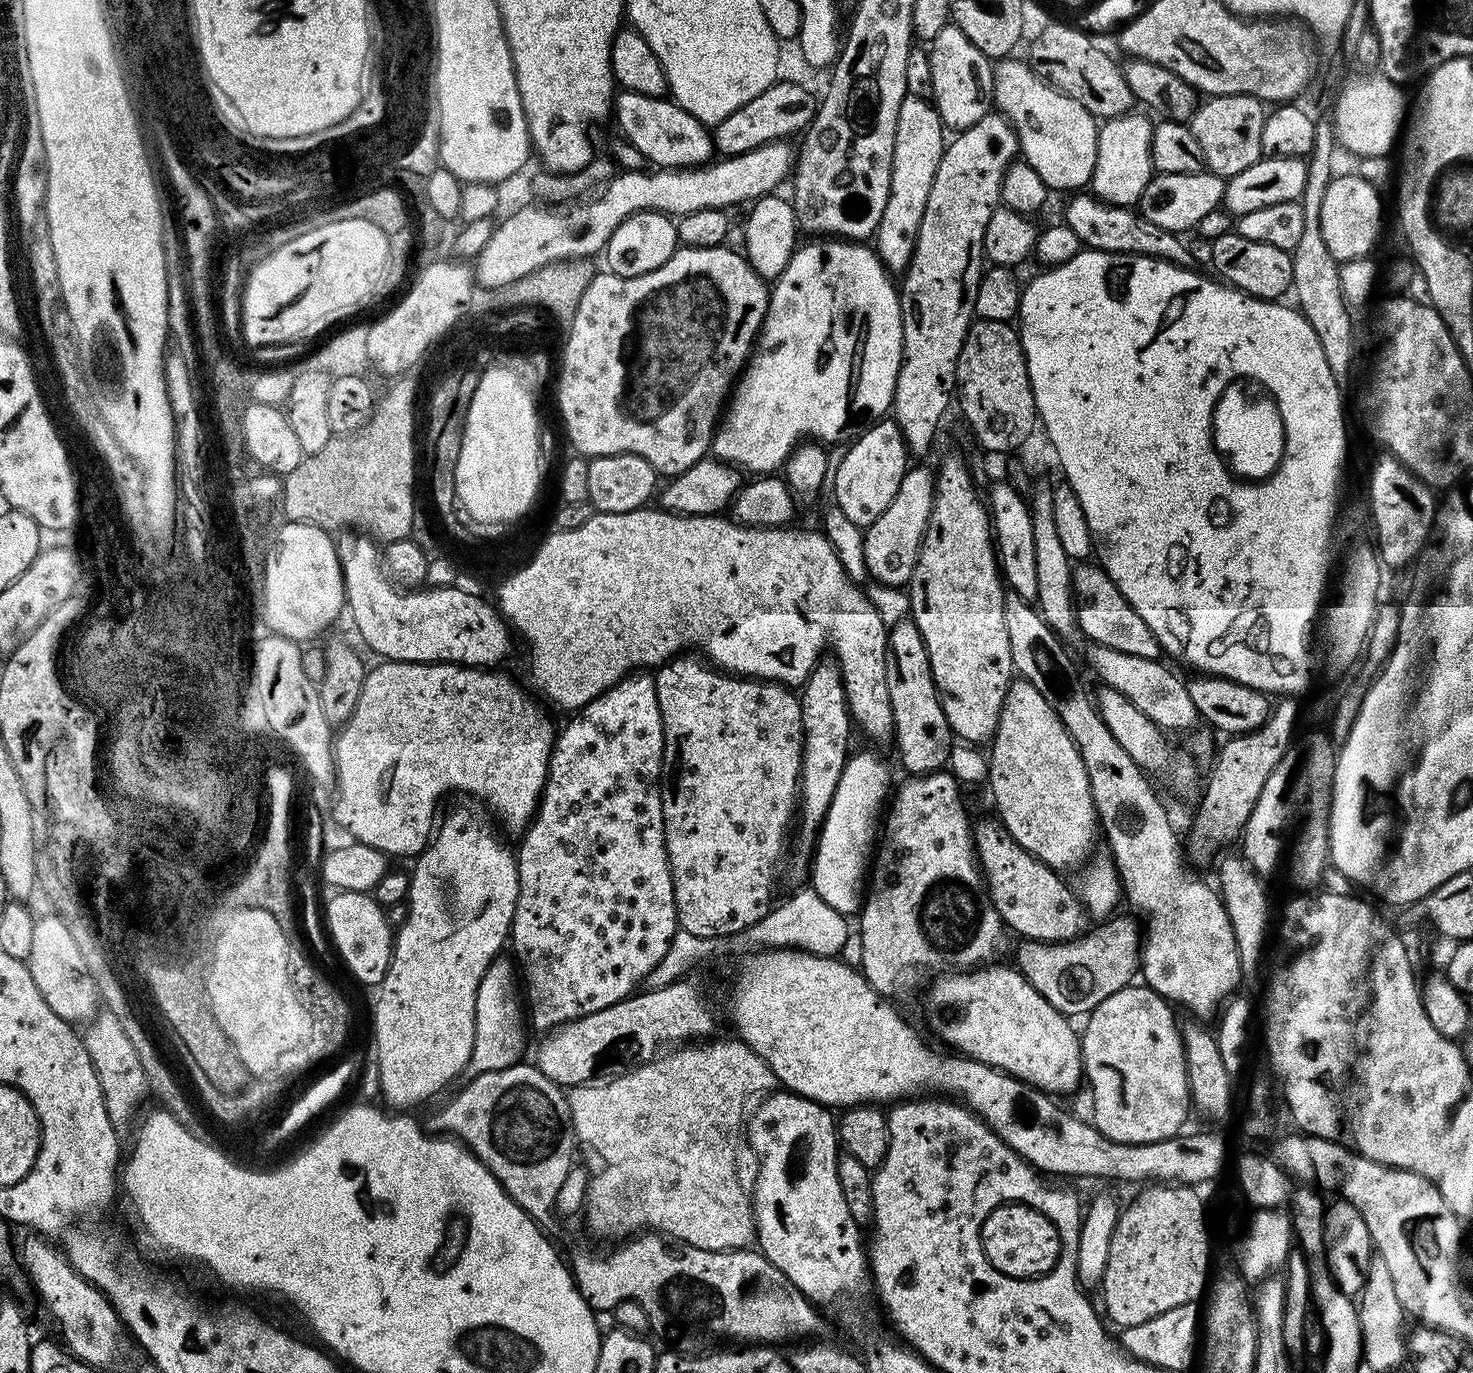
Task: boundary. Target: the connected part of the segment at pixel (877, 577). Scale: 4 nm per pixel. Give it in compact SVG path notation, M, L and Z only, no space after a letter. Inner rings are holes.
M912 466L902 478L894 501L886 508L885 514L869 524L864 532L863 550L869 577L879 584L905 587L913 574L921 539L929 522L935 492L935 473L930 467Z

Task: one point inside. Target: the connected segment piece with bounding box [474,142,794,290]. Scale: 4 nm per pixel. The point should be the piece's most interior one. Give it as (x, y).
(536, 236)

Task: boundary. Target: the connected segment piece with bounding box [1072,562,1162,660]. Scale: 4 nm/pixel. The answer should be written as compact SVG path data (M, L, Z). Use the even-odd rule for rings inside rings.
M1084 562L1072 573L1072 591L1076 597L1076 622L1079 631L1085 632L1093 644L1110 646L1110 650L1122 650L1122 654L1135 654L1137 658L1160 660L1162 649L1158 638L1142 622L1138 610L1126 602L1122 590L1114 586L1112 579L1096 562Z

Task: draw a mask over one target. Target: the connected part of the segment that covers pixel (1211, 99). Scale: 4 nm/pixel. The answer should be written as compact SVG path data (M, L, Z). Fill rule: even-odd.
M1226 94L1209 96L1197 103L1192 113L1190 127L1198 146L1202 146L1204 167L1223 178L1242 174L1246 166L1254 166L1263 156L1262 126L1266 115L1265 105L1257 96L1246 94Z

